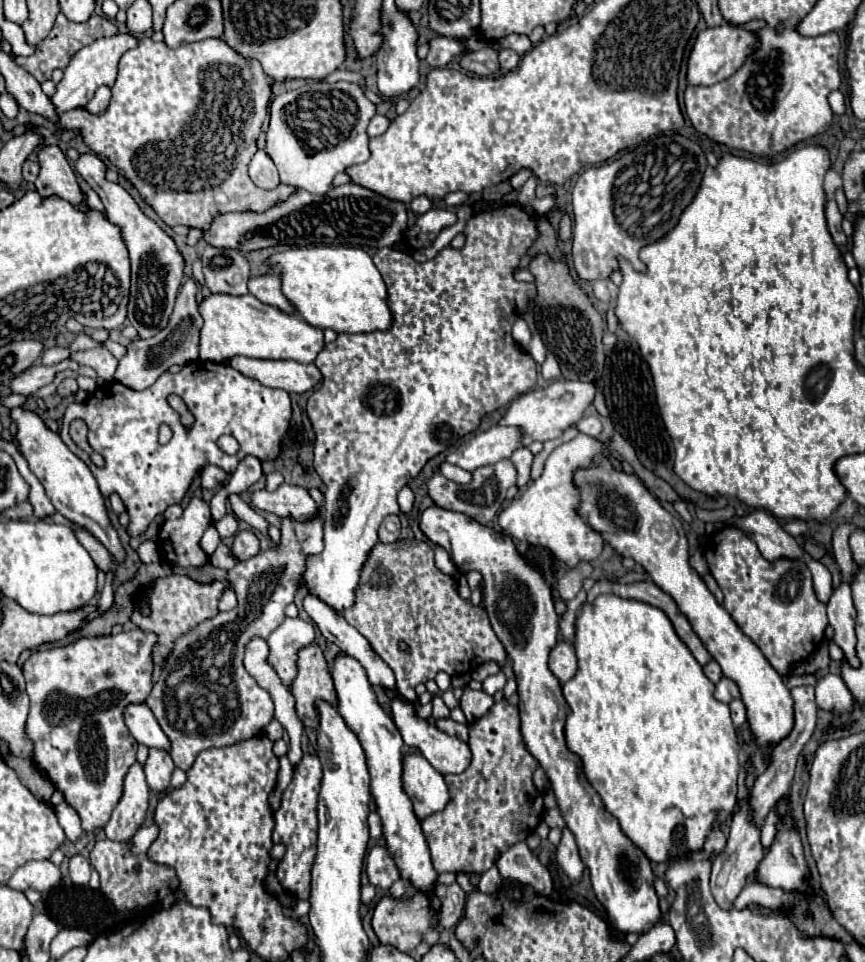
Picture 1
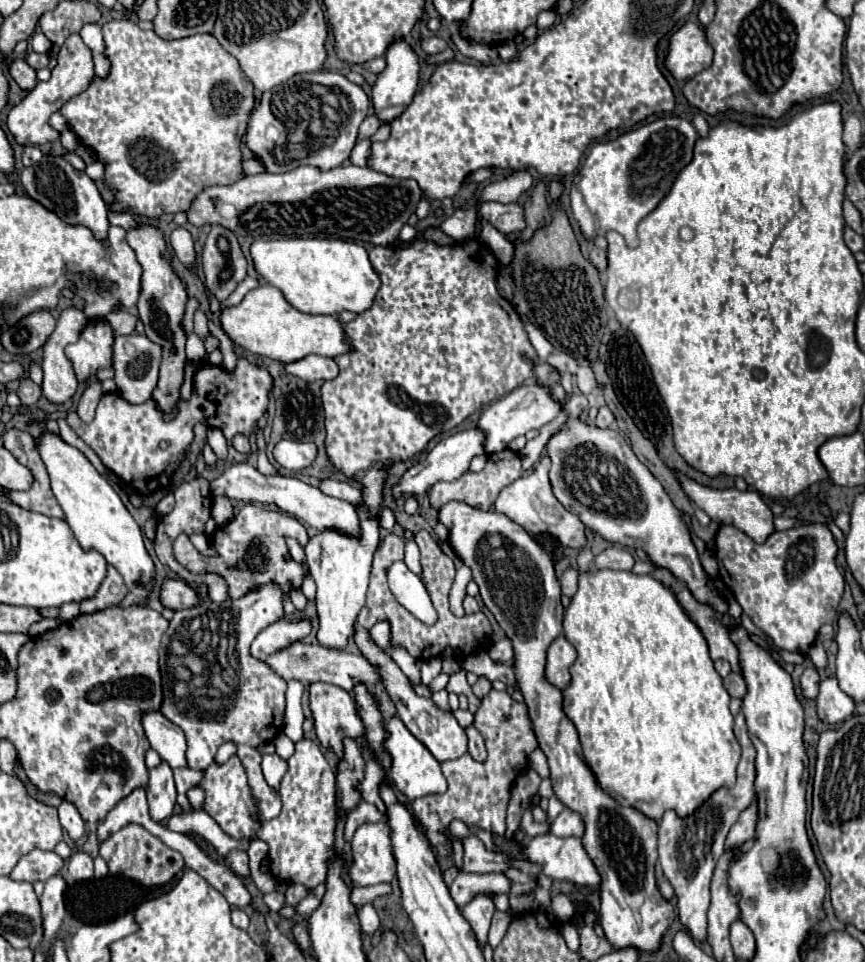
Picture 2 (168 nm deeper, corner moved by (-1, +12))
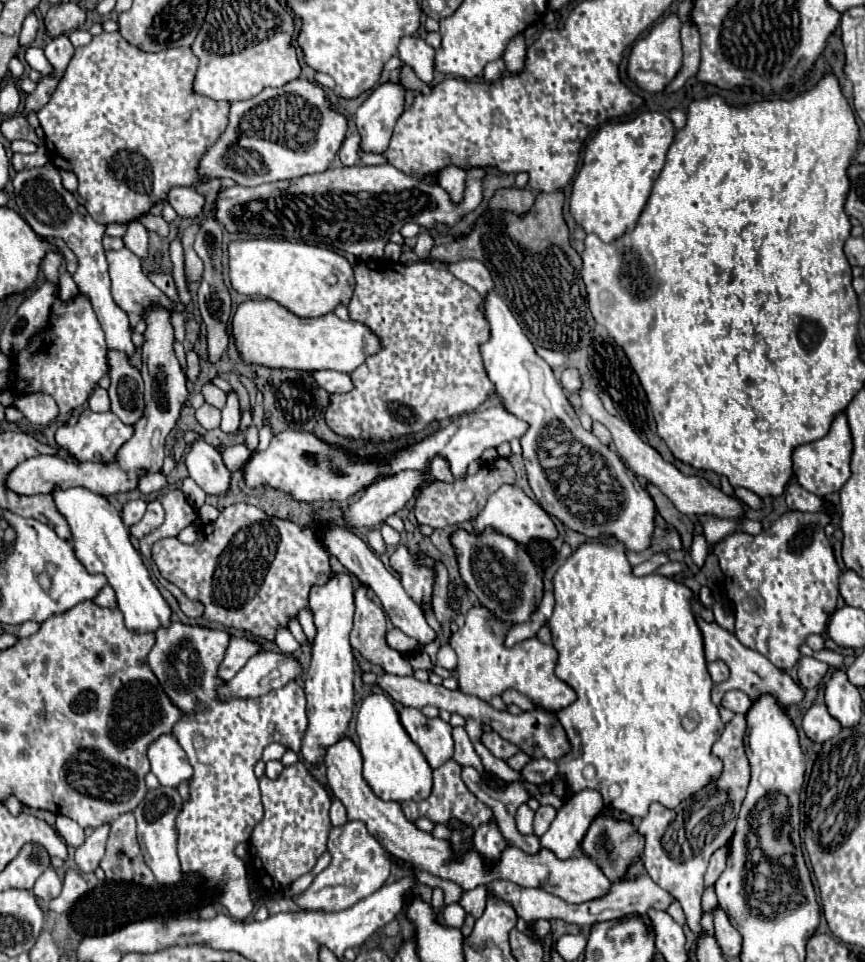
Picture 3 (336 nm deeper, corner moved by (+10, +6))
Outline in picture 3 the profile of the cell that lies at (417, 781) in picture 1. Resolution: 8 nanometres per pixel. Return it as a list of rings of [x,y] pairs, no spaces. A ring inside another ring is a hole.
[[[368,695],[356,717],[358,747],[364,761],[364,779],[384,801],[422,801],[432,789],[432,769],[420,747],[410,739],[400,723],[400,715],[388,695]]]

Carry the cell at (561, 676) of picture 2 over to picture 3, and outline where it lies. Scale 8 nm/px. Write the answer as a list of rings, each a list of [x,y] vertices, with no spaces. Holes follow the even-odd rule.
[[[476,605],[466,613],[464,627],[458,629],[458,633],[454,633],[450,639],[450,647],[454,647],[458,655],[456,679],[460,691],[490,701],[494,695],[502,695],[506,689],[516,689],[518,693],[532,699],[542,711],[560,711],[574,703],[574,689],[554,675],[558,659],[556,649],[538,641],[538,637],[526,639],[514,647],[506,647],[504,639],[510,627],[512,623],[498,621],[494,613],[482,605]]]

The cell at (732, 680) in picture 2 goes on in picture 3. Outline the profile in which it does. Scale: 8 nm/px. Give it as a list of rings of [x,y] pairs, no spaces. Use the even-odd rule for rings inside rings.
[[[728,691],[728,693],[724,695],[724,699],[722,699],[722,705],[724,705],[726,709],[734,711],[734,713],[746,715],[748,709],[752,707],[752,701],[750,701],[750,697],[748,697],[746,693],[742,693],[742,691]]]

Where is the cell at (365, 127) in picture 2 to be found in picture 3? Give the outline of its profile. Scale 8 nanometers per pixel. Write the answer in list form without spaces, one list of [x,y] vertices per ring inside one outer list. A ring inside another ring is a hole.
[[[352,133],[350,137],[344,139],[344,143],[338,151],[338,157],[340,157],[344,167],[358,165],[358,161],[360,161],[360,157],[358,157],[358,133]]]

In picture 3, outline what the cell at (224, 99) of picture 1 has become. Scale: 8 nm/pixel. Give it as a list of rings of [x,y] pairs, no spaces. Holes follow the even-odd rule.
[[[100,33],[88,45],[76,49],[50,101],[38,111],[38,119],[48,139],[50,163],[78,177],[76,195],[84,199],[84,207],[94,221],[104,225],[130,223],[148,213],[156,201],[166,201],[170,187],[196,185],[194,167],[198,167],[202,151],[226,129],[230,109],[230,103],[202,99],[202,95],[190,91],[196,69],[198,59],[190,47],[150,55],[130,47],[118,33]]]

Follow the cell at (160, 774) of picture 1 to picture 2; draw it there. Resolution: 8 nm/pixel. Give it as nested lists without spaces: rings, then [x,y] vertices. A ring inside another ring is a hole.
[[[161,761],[155,769],[149,771],[149,783],[147,783],[147,801],[149,801],[149,813],[157,823],[163,823],[167,817],[171,817],[175,809],[175,783],[173,783],[173,771],[171,767]]]

